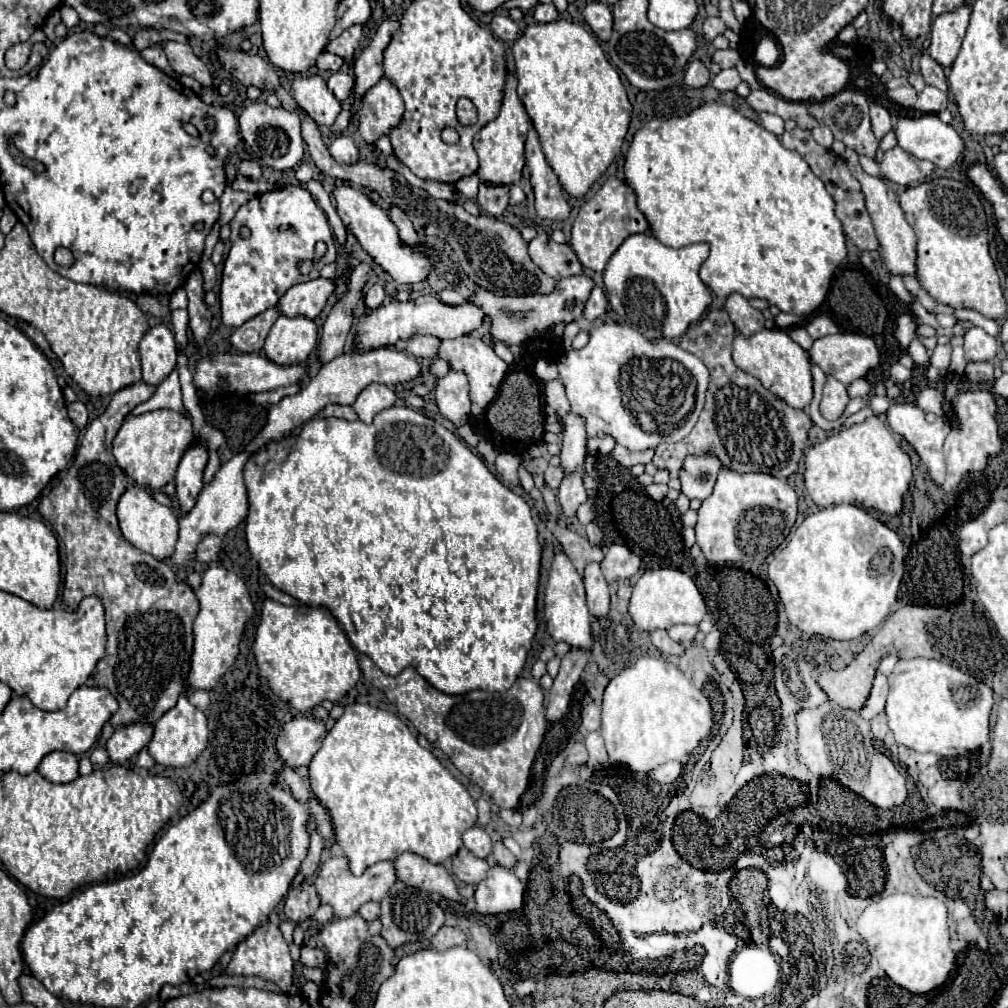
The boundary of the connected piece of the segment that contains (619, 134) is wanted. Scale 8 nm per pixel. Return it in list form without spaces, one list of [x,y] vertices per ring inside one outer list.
[[[557,19],[551,23],[533,23],[527,27],[523,37],[519,37],[513,45],[515,57],[515,73],[519,77],[517,95],[533,121],[533,127],[539,135],[543,153],[557,173],[561,187],[575,199],[583,197],[593,183],[605,173],[609,163],[619,155],[625,133],[631,123],[631,103],[627,99],[627,91],[619,79],[619,73],[605,59],[603,49],[591,33],[571,21]]]

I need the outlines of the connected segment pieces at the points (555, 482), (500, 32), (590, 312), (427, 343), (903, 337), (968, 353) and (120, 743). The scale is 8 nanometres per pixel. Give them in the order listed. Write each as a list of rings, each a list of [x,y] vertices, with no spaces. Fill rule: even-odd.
[[[547,467],[547,471],[545,471],[545,483],[553,489],[553,491],[557,491],[557,487],[559,487],[559,483],[563,481],[563,471],[559,469],[559,467]]]
[[[495,15],[491,21],[491,29],[501,41],[515,41],[519,35],[519,27],[509,15]]]
[[[595,287],[591,291],[591,295],[589,295],[589,301],[585,303],[583,315],[585,315],[587,321],[593,321],[593,319],[597,319],[597,317],[601,317],[605,313],[607,313],[607,297],[605,297],[605,291],[601,287]]]
[[[413,335],[411,339],[407,339],[407,353],[419,359],[431,359],[433,355],[437,355],[439,345],[441,339],[433,335]]]
[[[901,315],[897,319],[897,331],[895,331],[895,337],[897,341],[901,343],[901,347],[907,347],[911,343],[911,339],[915,337],[915,329],[917,329],[917,321],[911,317],[911,315]]]
[[[971,327],[965,333],[965,359],[967,361],[993,361],[997,355],[997,339],[981,327]]]
[[[133,723],[127,727],[117,727],[111,739],[107,741],[109,759],[117,765],[127,763],[133,755],[137,755],[147,743],[151,741],[153,725],[147,723]]]

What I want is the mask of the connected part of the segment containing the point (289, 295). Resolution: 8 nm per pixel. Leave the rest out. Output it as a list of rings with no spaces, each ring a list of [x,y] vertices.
[[[343,271],[341,275],[337,275],[335,279],[325,279],[325,277],[317,277],[317,279],[309,279],[305,283],[293,285],[277,303],[279,311],[287,317],[295,317],[295,315],[305,315],[309,319],[315,319],[327,299],[335,293],[335,287],[339,283],[347,281],[347,273]]]

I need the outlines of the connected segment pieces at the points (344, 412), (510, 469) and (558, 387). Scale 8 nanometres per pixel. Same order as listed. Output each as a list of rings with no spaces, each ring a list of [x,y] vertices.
[[[327,405],[327,407],[323,409],[323,415],[325,415],[325,417],[343,417],[343,419],[347,419],[347,421],[359,419],[357,413],[355,413],[349,405]]]
[[[511,453],[497,455],[497,461],[495,461],[497,475],[501,479],[505,479],[507,483],[511,483],[511,485],[519,485],[519,475],[517,475],[519,463],[521,463],[521,457],[519,455],[511,455]]]
[[[553,379],[553,381],[545,383],[545,401],[547,401],[547,405],[555,407],[557,417],[561,419],[559,423],[563,423],[563,417],[565,417],[565,413],[569,413],[571,406],[565,392],[565,387],[563,387],[563,383],[559,379]]]

